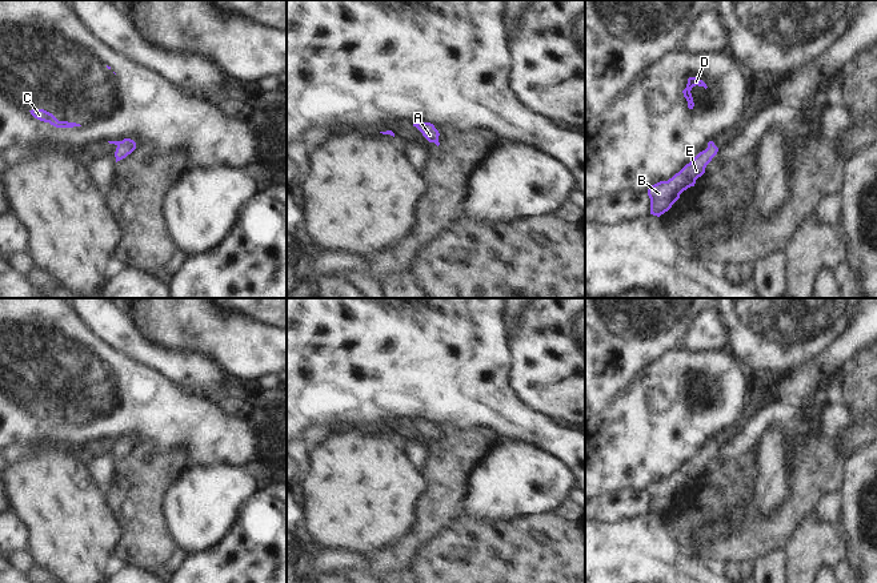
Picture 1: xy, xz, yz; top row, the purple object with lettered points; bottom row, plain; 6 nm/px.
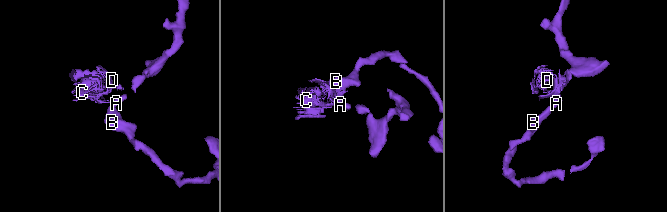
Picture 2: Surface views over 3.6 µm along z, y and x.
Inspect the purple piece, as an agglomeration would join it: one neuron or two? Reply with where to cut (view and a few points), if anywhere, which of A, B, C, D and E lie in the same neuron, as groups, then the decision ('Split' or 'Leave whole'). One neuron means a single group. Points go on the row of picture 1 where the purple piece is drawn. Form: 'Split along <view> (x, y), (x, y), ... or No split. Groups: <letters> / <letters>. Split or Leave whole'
Split along yz (713, 143), (708, 145). Groups: A B E / C D. Split

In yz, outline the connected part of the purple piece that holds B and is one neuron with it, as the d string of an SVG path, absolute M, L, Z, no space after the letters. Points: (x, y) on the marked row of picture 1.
M714 142L709 144L705 150L700 152L672 178L652 185L648 189L648 196L650 198L650 214L660 217L668 212L684 190L694 186L696 180L705 173L706 165L717 152L718 148Z

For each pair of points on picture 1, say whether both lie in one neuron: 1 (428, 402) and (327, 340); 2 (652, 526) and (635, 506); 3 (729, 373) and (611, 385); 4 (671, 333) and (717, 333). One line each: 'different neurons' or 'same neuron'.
1: same neuron
2: different neurons
3: different neurons
4: different neurons

